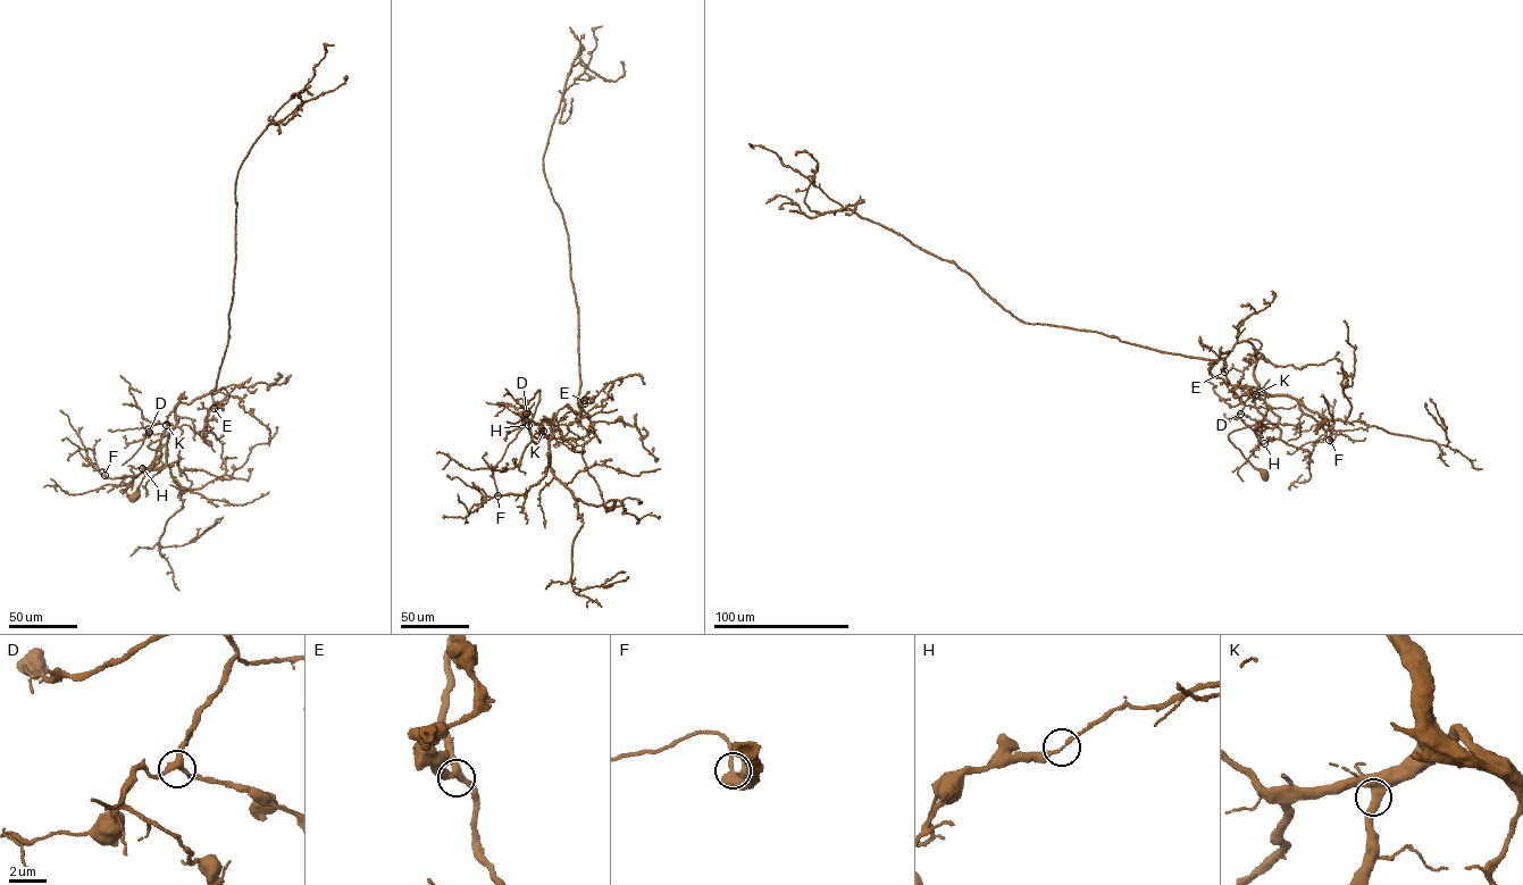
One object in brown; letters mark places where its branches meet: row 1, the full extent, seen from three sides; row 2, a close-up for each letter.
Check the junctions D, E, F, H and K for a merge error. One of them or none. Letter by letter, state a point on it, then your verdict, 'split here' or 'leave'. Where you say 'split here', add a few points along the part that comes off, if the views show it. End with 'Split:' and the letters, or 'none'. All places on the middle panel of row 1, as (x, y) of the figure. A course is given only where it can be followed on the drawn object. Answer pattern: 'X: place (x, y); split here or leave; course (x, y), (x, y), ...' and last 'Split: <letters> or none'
D: place (526, 414); leave
E: place (584, 400); leave
F: place (498, 495); leave
H: place (528, 425); leave
K: place (543, 431); leave
Split: none

